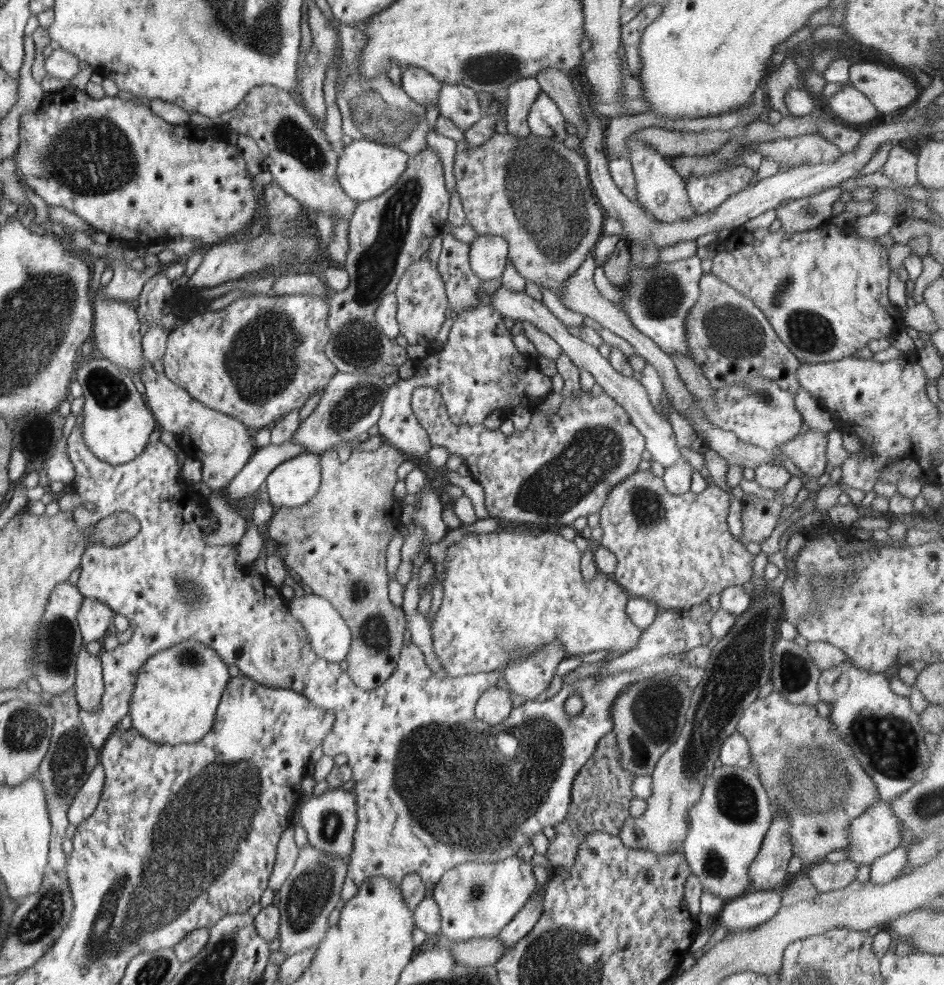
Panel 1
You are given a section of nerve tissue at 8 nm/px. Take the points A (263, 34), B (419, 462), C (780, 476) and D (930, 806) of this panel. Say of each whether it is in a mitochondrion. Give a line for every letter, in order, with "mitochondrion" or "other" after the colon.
A: mitochondrion
B: other
C: other
D: mitochondrion

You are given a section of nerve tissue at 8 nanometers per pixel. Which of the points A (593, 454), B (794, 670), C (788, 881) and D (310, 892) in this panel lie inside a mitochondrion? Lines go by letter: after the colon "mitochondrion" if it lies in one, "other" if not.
A: mitochondrion
B: mitochondrion
C: other
D: mitochondrion

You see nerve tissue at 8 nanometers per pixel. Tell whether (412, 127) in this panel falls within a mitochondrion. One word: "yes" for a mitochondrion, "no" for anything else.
yes

